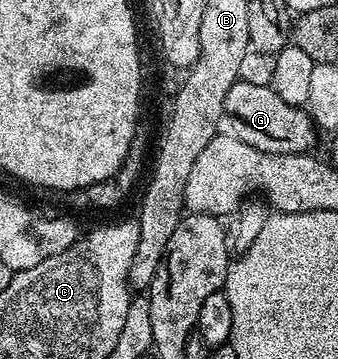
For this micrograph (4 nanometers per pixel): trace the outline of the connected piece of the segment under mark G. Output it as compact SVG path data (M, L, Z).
M241 79L230 87L224 104L224 127L232 137L268 154L298 154L311 150L316 135L307 110L286 103L269 84Z

